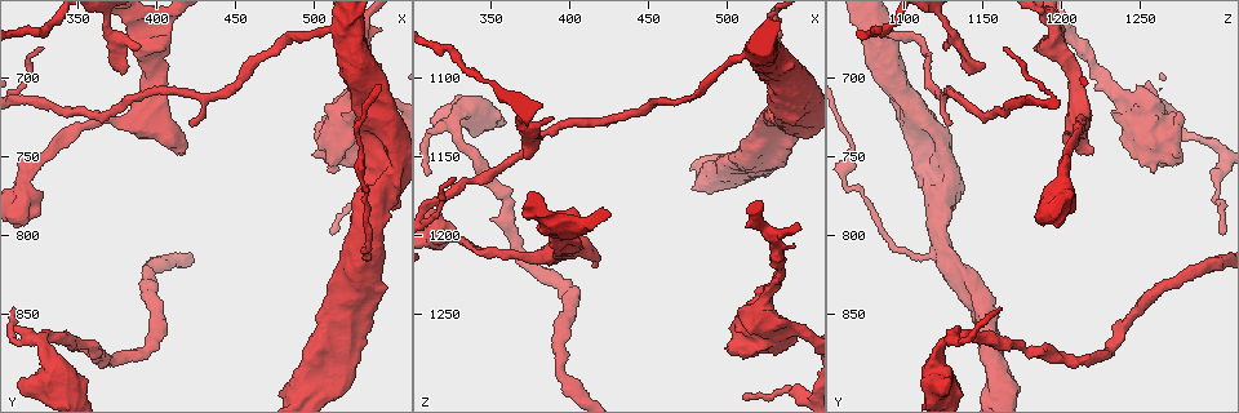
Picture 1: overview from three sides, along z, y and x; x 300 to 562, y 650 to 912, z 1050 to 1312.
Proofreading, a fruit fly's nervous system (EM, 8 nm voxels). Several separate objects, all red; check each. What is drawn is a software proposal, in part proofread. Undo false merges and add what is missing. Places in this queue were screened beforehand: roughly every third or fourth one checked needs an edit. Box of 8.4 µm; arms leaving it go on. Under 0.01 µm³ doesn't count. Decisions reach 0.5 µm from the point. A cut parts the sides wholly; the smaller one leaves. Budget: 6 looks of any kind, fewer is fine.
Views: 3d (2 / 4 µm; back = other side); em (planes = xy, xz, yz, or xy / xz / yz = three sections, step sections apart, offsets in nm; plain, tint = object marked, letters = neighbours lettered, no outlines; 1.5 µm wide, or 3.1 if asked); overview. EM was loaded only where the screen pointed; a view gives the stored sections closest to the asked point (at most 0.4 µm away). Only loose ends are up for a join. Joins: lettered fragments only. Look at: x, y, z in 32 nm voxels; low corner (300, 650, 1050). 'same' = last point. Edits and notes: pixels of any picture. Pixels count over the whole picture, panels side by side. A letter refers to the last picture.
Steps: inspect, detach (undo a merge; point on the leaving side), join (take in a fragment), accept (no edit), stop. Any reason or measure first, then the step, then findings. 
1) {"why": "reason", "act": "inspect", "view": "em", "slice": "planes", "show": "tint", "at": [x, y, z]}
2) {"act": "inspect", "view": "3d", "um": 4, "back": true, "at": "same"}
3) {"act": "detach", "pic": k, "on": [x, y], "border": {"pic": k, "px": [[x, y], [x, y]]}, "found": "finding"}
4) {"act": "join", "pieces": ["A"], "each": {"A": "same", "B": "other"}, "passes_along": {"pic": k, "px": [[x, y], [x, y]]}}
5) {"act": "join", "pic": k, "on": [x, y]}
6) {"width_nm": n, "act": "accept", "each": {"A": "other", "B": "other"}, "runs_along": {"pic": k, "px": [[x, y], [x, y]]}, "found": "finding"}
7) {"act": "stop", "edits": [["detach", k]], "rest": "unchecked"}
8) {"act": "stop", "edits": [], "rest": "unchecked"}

{"why": "an open end", "act": "inspect", "view": "3d", "um": 4, "at": [390, 682, 1126]}

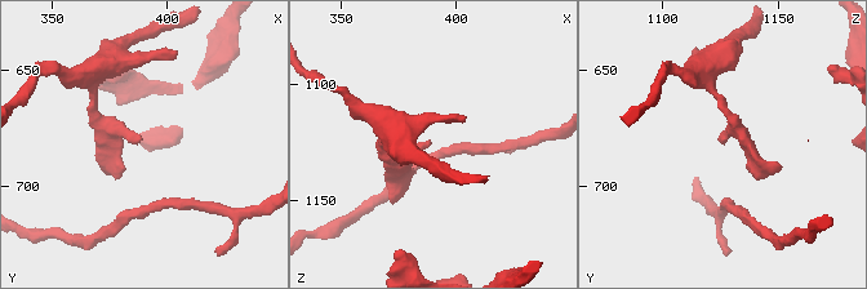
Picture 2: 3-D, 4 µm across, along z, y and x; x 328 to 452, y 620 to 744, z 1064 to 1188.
{"why": "need the tissue", "act": "inspect", "view": "em", "slice": "planes", "show": "tint", "at": [387, 681, 1123]}

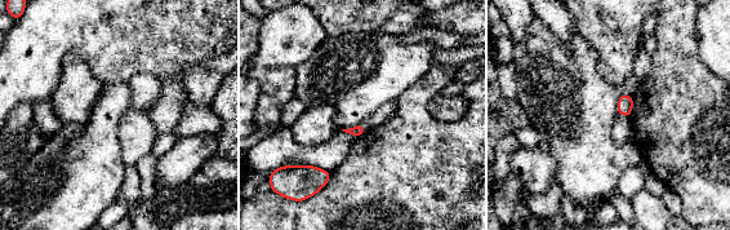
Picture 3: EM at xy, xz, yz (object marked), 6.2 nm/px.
{"why": "see the neighbours", "act": "inspect", "view": "em", "slice": "planes", "show": "letters", "at": "same"}

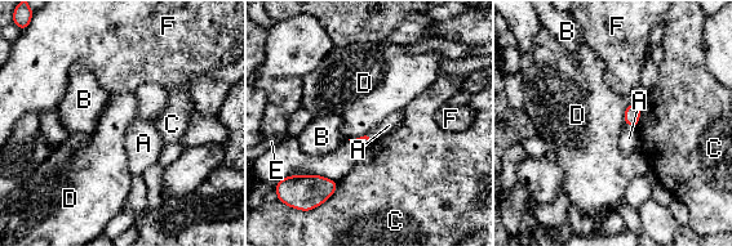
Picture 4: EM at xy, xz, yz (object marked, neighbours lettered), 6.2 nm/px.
{"act": "accept", "each": {"A": "other", "B": "other", "C": "other", "D": "other", "E": "other", "F": "other"}, "border": {"pic": 4, "px": [[628, 104], [624, 112], [624, 124]]}, "found": "none of them fits"}

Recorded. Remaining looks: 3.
{"why": "free end", "act": "inspect", "view": "3d", "um": 4, "back": true, "at": [414, 742, 1220]}

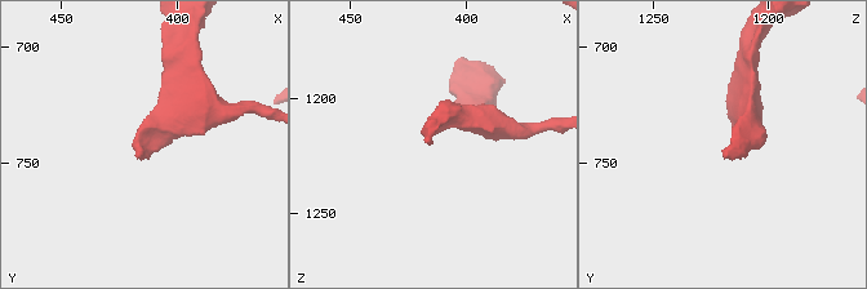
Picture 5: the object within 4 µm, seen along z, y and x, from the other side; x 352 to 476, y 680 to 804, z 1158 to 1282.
{"why": "need the tissue", "act": "inspect", "view": "em", "slice": "planes", "show": "plain", "at": [415, 744, 1221]}

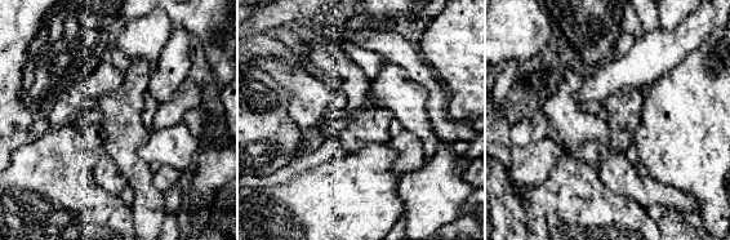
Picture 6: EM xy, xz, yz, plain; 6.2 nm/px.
{"why": "see the neighbours", "act": "inspect", "view": "em", "slice": "planes", "show": "letters", "at": "same"}

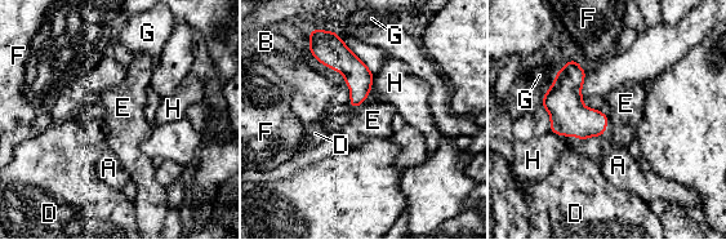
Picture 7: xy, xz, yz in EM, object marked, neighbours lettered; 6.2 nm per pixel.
{"act": "join", "pic": 7, "on": [618, 165], "each": {"A": "same", "B": "other", "D": "other", "E": "other", "F": "other", "G": "other", "H": "other"}, "found": "the neuron continues"}

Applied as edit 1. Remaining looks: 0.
{"act": "stop", "edits": [["join", 7]], "rest": "unchecked"}

